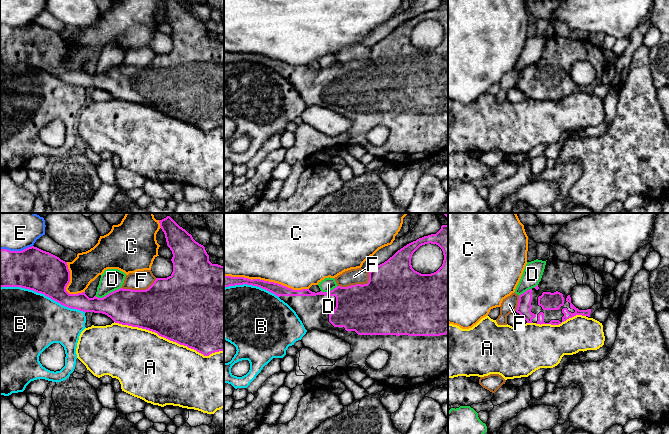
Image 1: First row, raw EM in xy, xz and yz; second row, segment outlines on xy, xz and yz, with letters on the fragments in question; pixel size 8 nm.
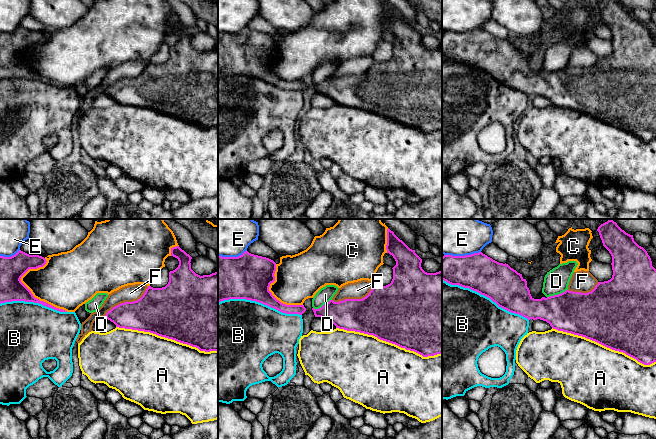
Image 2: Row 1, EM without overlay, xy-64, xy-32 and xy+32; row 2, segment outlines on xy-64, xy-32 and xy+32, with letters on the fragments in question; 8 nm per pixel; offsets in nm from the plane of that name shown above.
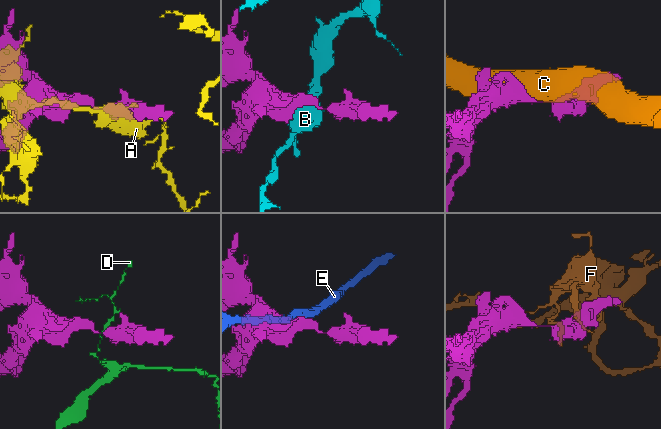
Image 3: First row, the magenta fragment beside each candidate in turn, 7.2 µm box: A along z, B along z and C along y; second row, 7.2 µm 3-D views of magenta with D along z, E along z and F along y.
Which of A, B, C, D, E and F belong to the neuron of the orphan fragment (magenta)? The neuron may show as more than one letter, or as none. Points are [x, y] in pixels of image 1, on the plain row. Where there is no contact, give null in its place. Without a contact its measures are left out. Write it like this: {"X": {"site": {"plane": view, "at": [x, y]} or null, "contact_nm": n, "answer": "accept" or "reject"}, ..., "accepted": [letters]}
{"A": {"site": {"plane": "xy", "at": [169, 115]}, "contact_nm": 900, "answer": "reject"}, "B": {"site": {"plane": "xy", "at": [43, 69]}, "contact_nm": 700, "answer": "reject"}, "C": {"site": {"plane": "xz", "at": [266, 57]}, "contact_nm": 700, "answer": "reject"}, "D": {"site": {"plane": "xy", "at": [108, 70]}, "contact_nm": 220, "answer": "reject"}, "E": {"site": {"plane": "xy", "at": [16, 27]}, "contact_nm": 260, "answer": "reject"}, "F": {"site": {"plane": "xz", "at": [358, 60]}, "contact_nm": 280, "answer": "reject"}, "accepted": []}

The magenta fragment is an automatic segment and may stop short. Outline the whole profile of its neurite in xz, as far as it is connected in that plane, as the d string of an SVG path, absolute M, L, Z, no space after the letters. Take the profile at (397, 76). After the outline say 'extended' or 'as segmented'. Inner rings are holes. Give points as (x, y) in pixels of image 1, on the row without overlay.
M442 1L436 10L424 12L407 20L387 37L369 47L367 60L337 62L329 68L315 69L309 65L293 66L260 55L224 52L224 64L243 60L260 63L278 72L296 88L307 107L318 106L334 110L349 119L351 127L347 130L347 147L352 145L353 141L359 141L359 145L363 147L368 132L379 125L388 128L387 140L379 146L369 144L365 149L374 157L385 159L388 164L411 165L416 161L429 159L448 147L448 1ZM429 19L436 20L442 25L443 40L434 49L421 50L412 44L411 34L420 22Z; extended

